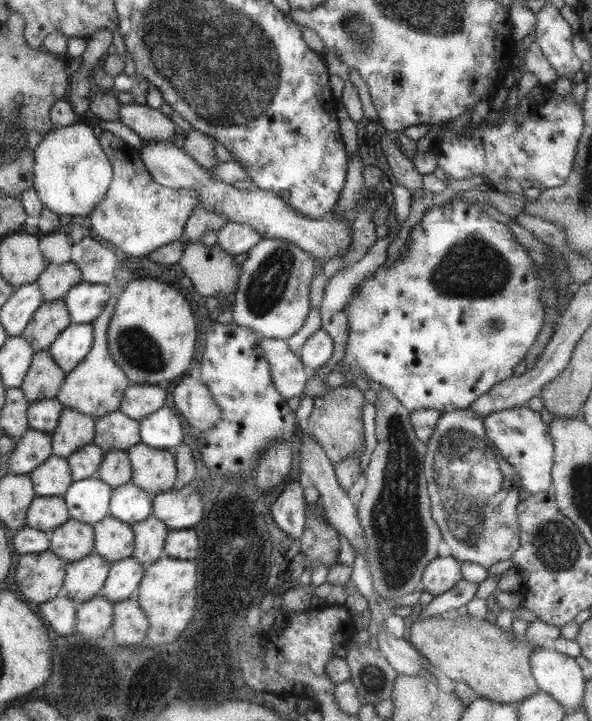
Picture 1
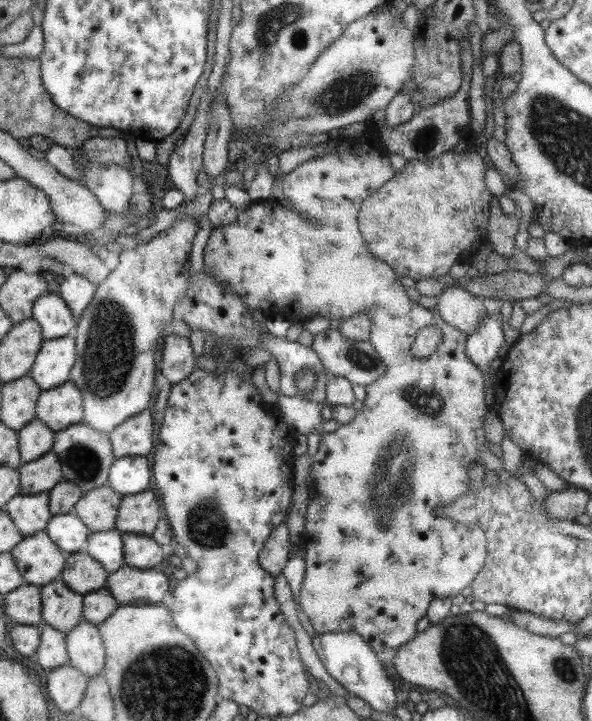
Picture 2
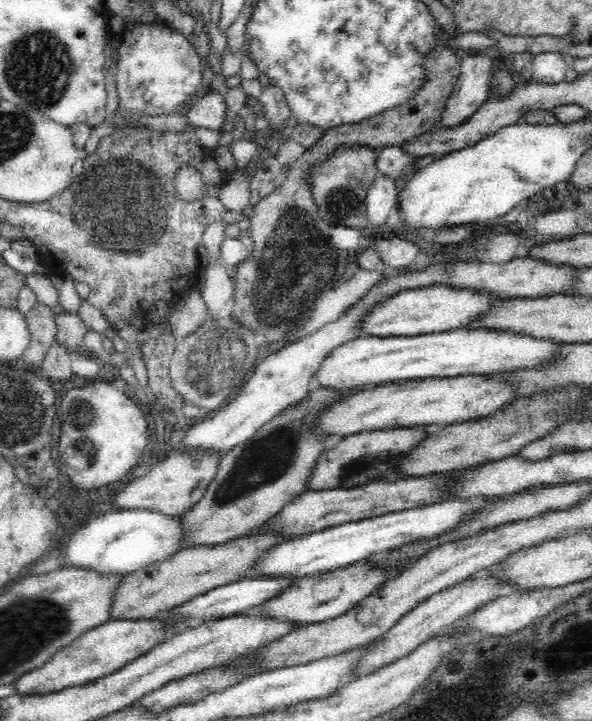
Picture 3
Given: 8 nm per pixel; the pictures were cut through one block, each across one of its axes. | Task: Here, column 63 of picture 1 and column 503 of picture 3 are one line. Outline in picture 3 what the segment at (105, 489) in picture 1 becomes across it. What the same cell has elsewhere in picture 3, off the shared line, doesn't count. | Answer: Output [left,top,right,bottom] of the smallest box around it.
[251,483,552,578]

